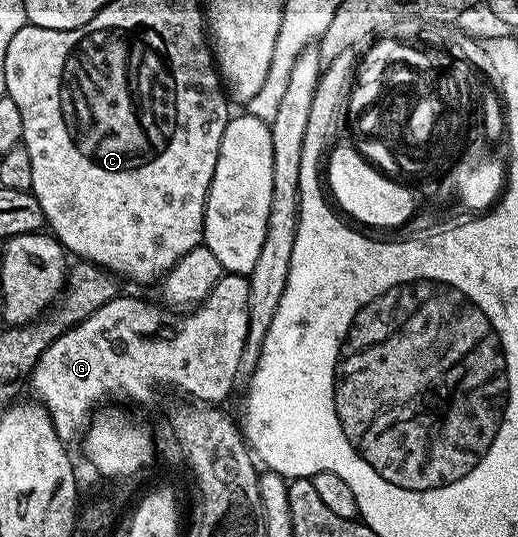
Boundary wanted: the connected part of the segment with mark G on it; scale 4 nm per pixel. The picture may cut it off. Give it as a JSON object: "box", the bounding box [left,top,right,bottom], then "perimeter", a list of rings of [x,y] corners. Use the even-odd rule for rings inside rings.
{"box":[31,274,249,441],"perimeter":[[[222,274],[221,280],[211,289],[211,293],[207,293],[205,299],[196,304],[192,309],[177,310],[166,309],[160,302],[148,303],[145,299],[132,299],[125,293],[118,294],[117,298],[107,301],[107,305],[99,305],[99,309],[95,309],[95,313],[91,313],[91,317],[87,317],[83,321],[79,321],[71,329],[67,329],[55,341],[51,341],[51,345],[47,345],[47,349],[37,359],[37,364],[33,367],[31,376],[31,384],[33,383],[33,391],[36,402],[41,403],[47,409],[47,413],[51,417],[51,421],[55,425],[55,433],[59,433],[59,437],[66,441],[72,441],[73,438],[80,436],[86,425],[90,422],[91,416],[100,408],[100,403],[104,399],[119,397],[121,399],[129,398],[133,403],[149,403],[153,399],[153,394],[157,391],[157,386],[162,383],[165,387],[174,387],[177,391],[182,391],[182,396],[188,397],[190,400],[198,403],[207,403],[210,405],[221,405],[221,402],[228,397],[233,391],[233,378],[239,375],[239,357],[243,355],[243,345],[247,337],[247,297],[249,296],[249,280],[244,275]]]}

